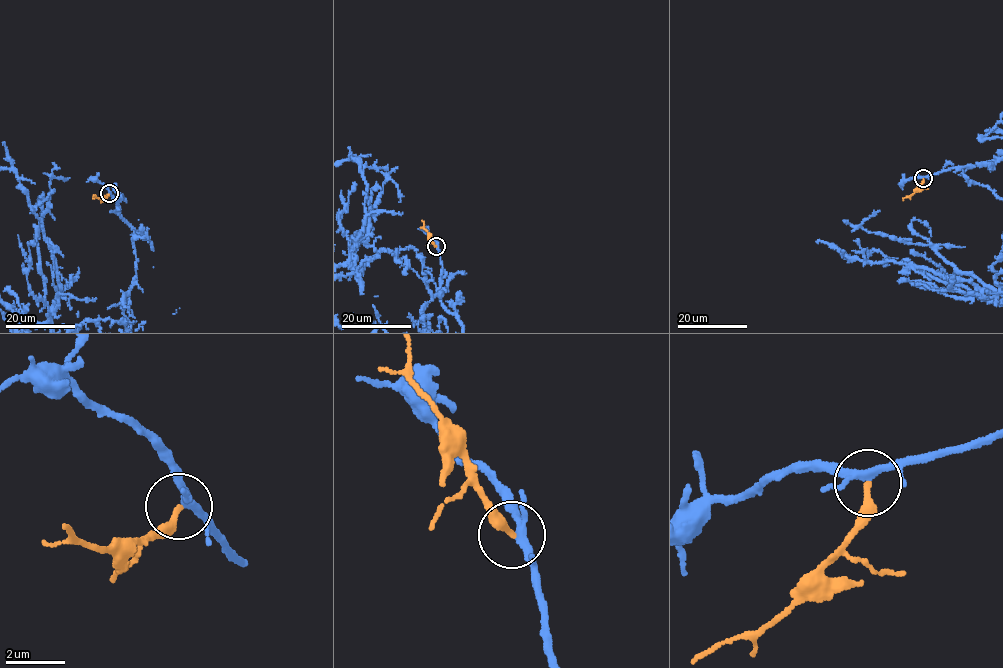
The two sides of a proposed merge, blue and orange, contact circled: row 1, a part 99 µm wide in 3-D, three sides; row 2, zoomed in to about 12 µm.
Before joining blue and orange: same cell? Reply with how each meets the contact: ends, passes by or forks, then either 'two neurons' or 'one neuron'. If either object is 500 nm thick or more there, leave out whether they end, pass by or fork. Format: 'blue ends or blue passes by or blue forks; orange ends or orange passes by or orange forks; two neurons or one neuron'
blue forks; orange ends; one neuron

